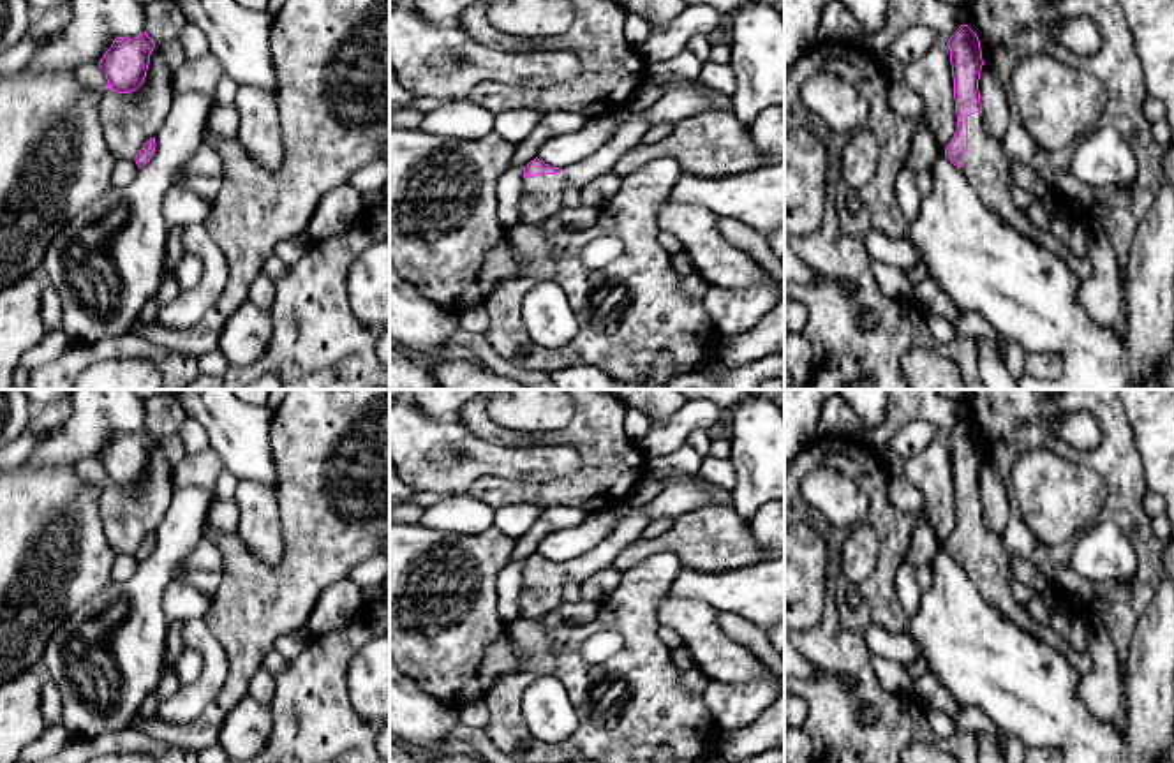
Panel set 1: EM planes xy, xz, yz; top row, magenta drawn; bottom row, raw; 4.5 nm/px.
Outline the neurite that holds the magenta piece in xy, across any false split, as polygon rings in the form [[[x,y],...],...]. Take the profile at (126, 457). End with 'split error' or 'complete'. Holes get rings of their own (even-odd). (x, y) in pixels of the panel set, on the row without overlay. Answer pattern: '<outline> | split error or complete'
[[[146,426],[134,433],[116,432],[99,456],[108,474],[108,485],[118,488],[137,485],[146,472],[153,442]]] | complete

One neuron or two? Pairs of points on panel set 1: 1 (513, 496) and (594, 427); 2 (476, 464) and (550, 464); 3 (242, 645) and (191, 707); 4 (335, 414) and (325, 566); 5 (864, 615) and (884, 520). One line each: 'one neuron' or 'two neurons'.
1: one neuron
2: one neuron
3: two neurons
4: one neuron
5: one neuron

